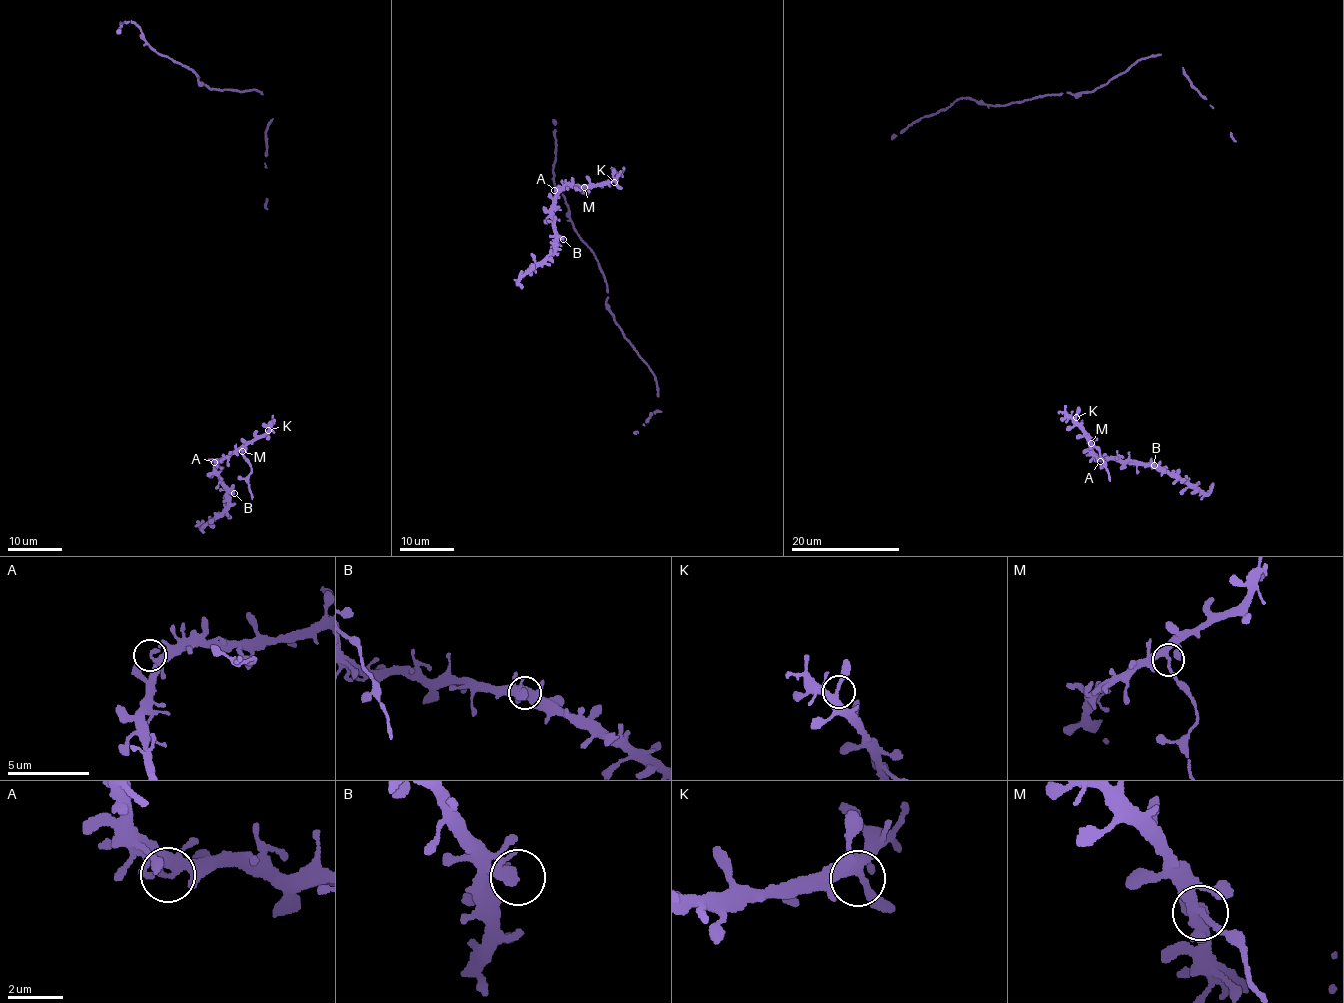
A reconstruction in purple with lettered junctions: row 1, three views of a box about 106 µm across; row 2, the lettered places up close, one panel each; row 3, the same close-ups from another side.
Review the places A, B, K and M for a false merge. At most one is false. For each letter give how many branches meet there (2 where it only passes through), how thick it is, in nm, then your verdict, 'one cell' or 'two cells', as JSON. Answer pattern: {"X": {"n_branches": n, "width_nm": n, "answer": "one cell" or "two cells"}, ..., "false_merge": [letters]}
{"A": {"n_branches": 3, "width_nm": 280, "answer": "one cell"}, "B": {"n_branches": 3, "width_nm": 240, "answer": "one cell"}, "K": {"n_branches": 3, "width_nm": 300, "answer": "one cell"}, "M": {"n_branches": 3, "width_nm": 280, "answer": "two cells"}, "false_merge": ["M"]}

